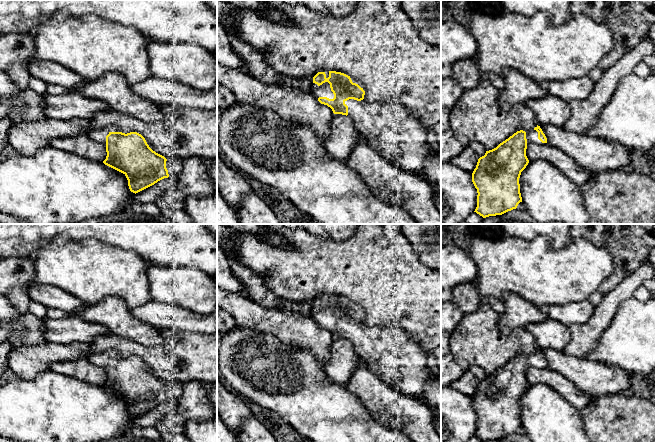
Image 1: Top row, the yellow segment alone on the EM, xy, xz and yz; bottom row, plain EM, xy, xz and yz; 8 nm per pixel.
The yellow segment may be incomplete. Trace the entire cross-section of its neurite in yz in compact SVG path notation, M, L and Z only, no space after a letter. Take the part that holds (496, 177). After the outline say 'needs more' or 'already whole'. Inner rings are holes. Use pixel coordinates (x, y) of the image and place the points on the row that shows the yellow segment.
M537 125L528 132L520 130L496 148L486 151L485 155L478 159L472 173L472 182L478 193L477 207L474 212L486 218L516 209L518 204L522 202L519 184L521 172L529 162L537 160L551 163L578 186L587 183L593 174L582 168L572 157L550 145L540 126Z; needs more

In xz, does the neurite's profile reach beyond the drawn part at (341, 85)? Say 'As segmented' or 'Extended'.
Extended

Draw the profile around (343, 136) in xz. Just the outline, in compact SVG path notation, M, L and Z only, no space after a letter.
M334 114L330 122L330 133L322 138L322 146L334 159L346 162L358 137L359 133L350 117Z

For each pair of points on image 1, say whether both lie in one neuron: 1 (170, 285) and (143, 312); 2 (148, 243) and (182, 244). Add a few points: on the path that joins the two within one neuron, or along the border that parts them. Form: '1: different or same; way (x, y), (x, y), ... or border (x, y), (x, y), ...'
1: same; way (166, 292), (150, 308)
2: same; way (156, 243), (174, 243)

